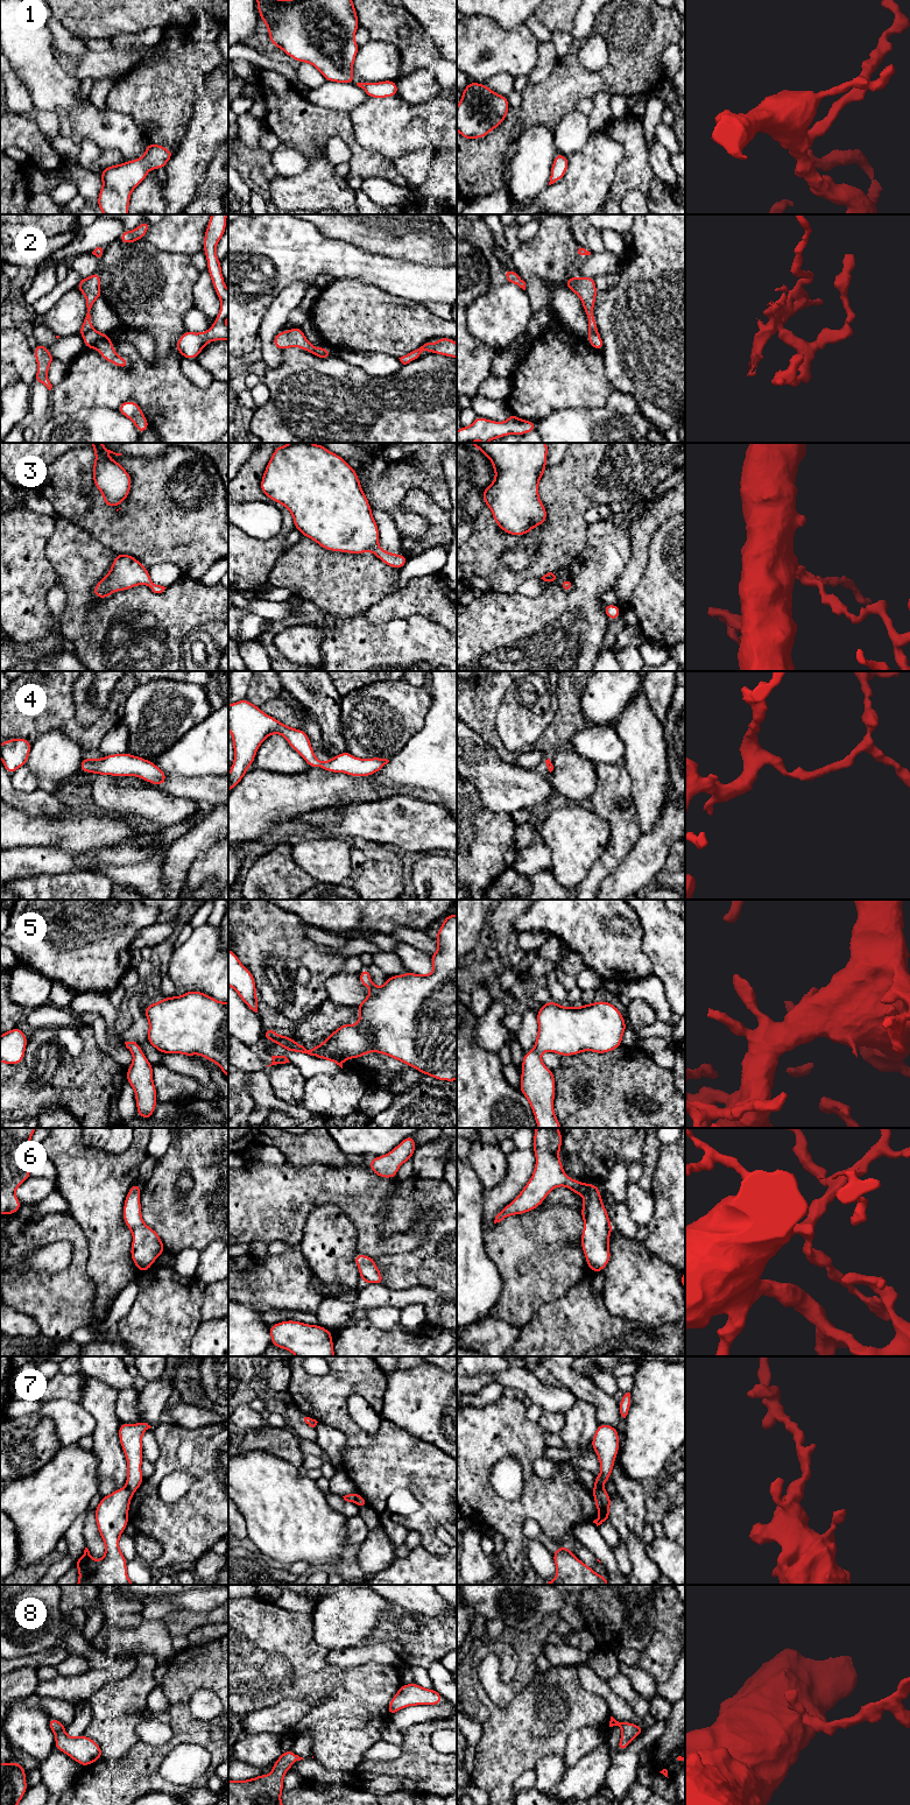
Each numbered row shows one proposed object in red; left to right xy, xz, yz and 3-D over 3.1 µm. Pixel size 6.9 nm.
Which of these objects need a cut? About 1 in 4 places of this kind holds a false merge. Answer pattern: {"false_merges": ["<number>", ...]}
{"false_merges": ["2", "7"]}

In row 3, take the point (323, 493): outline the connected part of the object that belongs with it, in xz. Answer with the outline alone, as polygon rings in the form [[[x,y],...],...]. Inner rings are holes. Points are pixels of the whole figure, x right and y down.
[[[310,443],[277,446],[264,470],[260,488],[291,513],[295,528],[304,537],[313,540],[323,549],[348,554],[373,552],[394,569],[405,565],[405,555],[390,554],[379,547],[379,527],[355,470],[325,446]]]

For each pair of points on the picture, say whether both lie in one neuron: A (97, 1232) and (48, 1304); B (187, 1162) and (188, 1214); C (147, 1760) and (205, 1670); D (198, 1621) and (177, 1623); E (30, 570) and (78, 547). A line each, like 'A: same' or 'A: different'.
A: different
B: same
C: same
D: same
E: different

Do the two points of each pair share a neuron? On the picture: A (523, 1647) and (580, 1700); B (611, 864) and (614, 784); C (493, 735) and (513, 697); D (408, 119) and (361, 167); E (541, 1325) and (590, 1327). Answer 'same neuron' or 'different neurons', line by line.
A: different neurons
B: same neuron
C: different neurons
D: different neurons
E: same neuron

